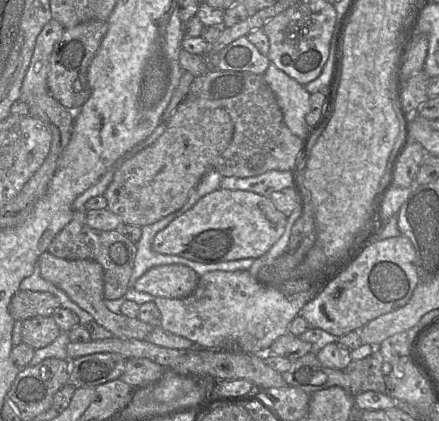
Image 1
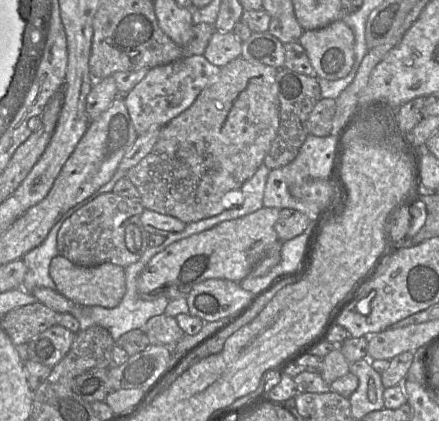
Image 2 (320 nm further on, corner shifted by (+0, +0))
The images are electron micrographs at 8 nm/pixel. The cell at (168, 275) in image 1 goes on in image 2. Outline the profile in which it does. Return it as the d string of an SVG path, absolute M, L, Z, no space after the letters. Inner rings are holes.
M208 279L196 284L186 297L189 313L204 321L216 321L243 315L257 296L243 289L239 283L226 279Z

